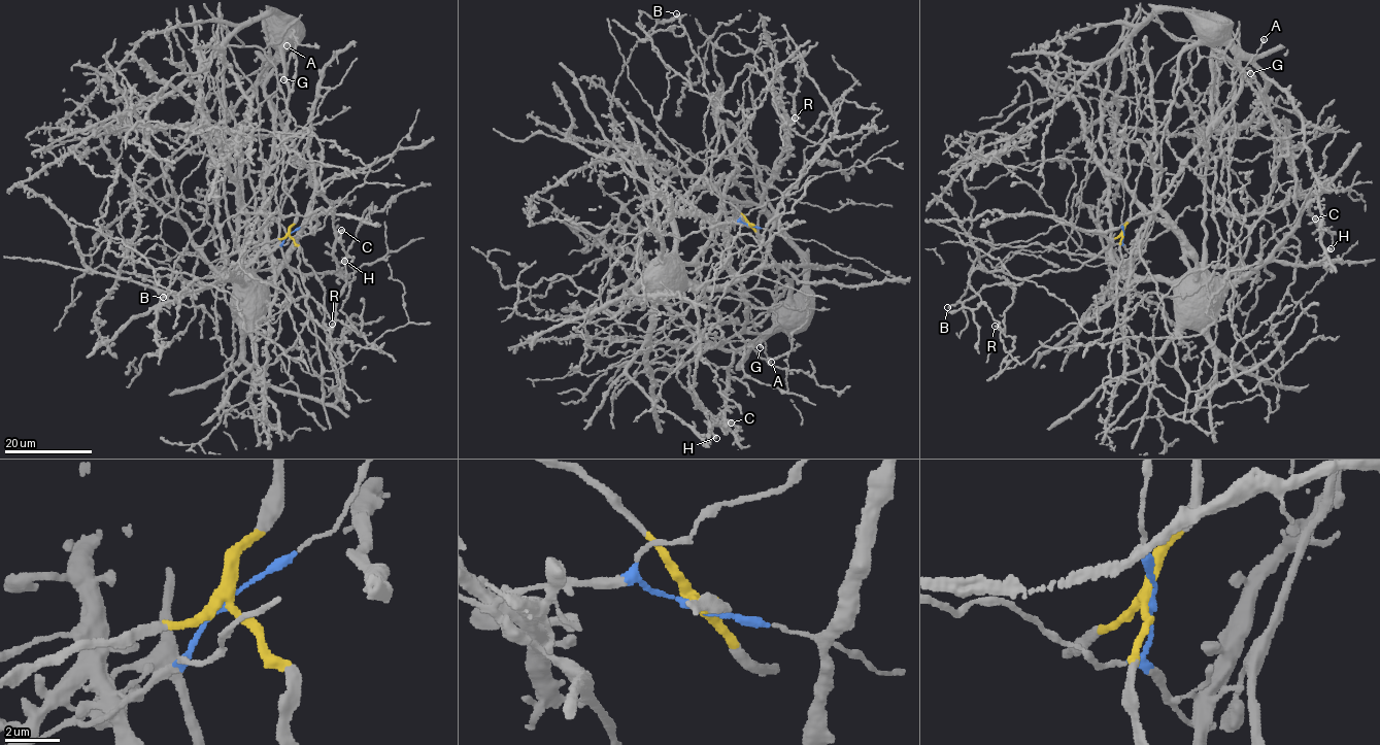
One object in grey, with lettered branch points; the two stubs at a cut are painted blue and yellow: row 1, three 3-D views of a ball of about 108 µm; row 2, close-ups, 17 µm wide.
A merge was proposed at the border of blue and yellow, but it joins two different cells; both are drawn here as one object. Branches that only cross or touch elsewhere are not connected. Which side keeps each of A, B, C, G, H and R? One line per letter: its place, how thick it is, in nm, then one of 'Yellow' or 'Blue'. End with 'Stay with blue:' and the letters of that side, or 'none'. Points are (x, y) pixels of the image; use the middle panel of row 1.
A: Place: (771, 362). Thickness 400 nm. Blue
B: Place: (676, 13). Thickness 360 nm. Yellow
C: Place: (731, 422). Thickness 320 nm. Blue
G: Place: (760, 347). Thickness 320 nm. Blue
H: Place: (716, 438). Thickness 500 nm. Blue
R: Place: (795, 117). Thickness 280 nm. Yellow
Stay with blue: A, C, G, H

